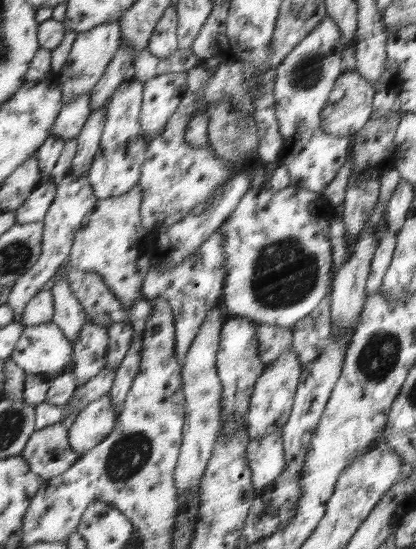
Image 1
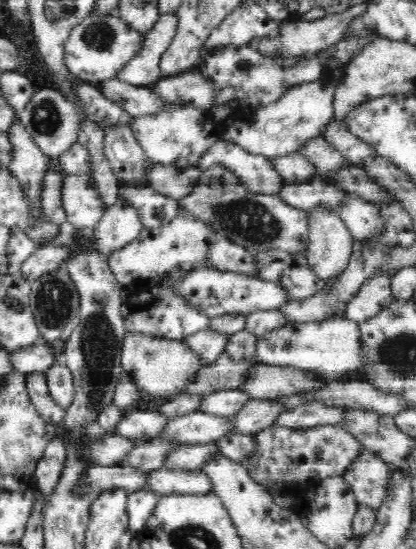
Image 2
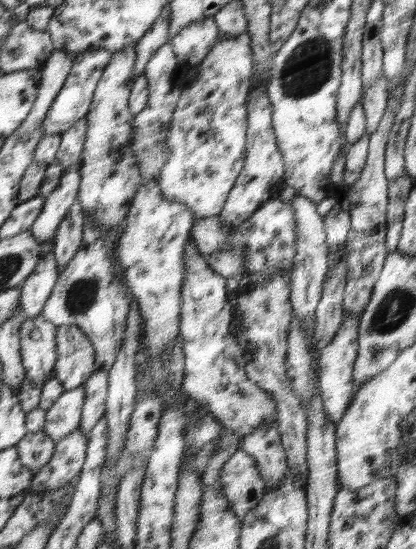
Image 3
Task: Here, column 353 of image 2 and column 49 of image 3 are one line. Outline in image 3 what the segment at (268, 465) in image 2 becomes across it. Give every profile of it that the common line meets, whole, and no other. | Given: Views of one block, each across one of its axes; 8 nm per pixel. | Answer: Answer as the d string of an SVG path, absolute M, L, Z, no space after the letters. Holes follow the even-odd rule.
M44 429L37 433L29 432L17 447L24 464L38 473L44 466L48 466L52 462L58 443Z

